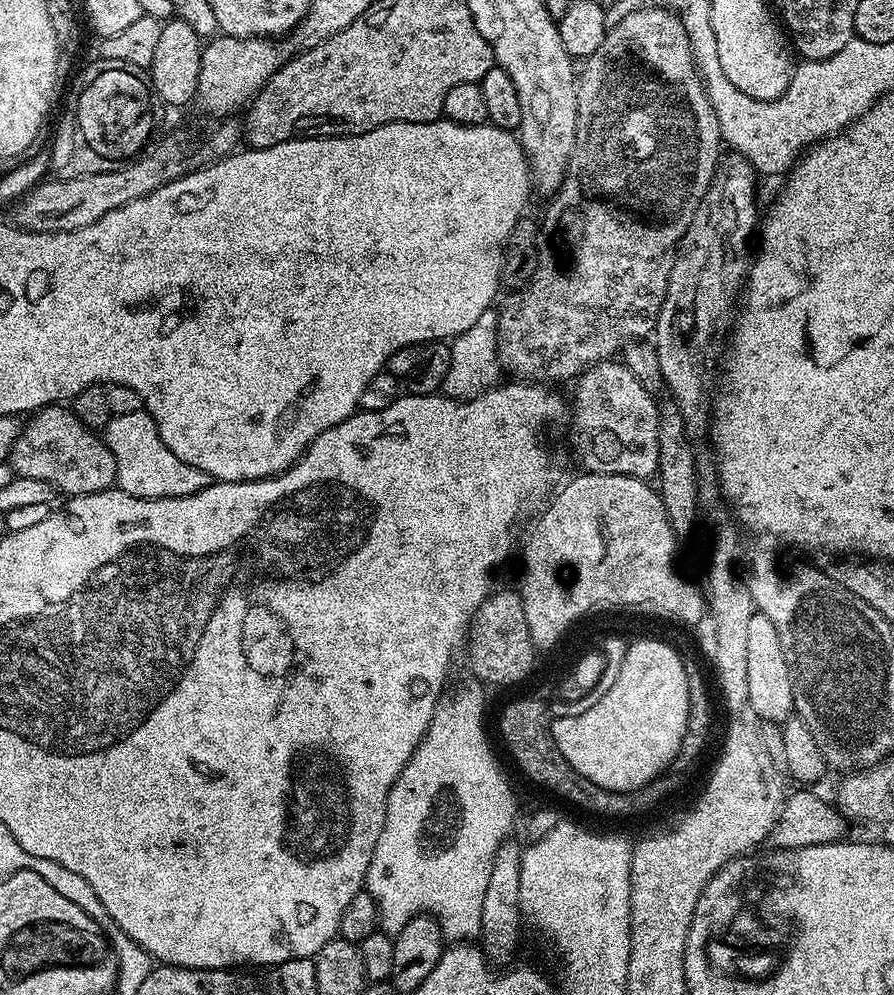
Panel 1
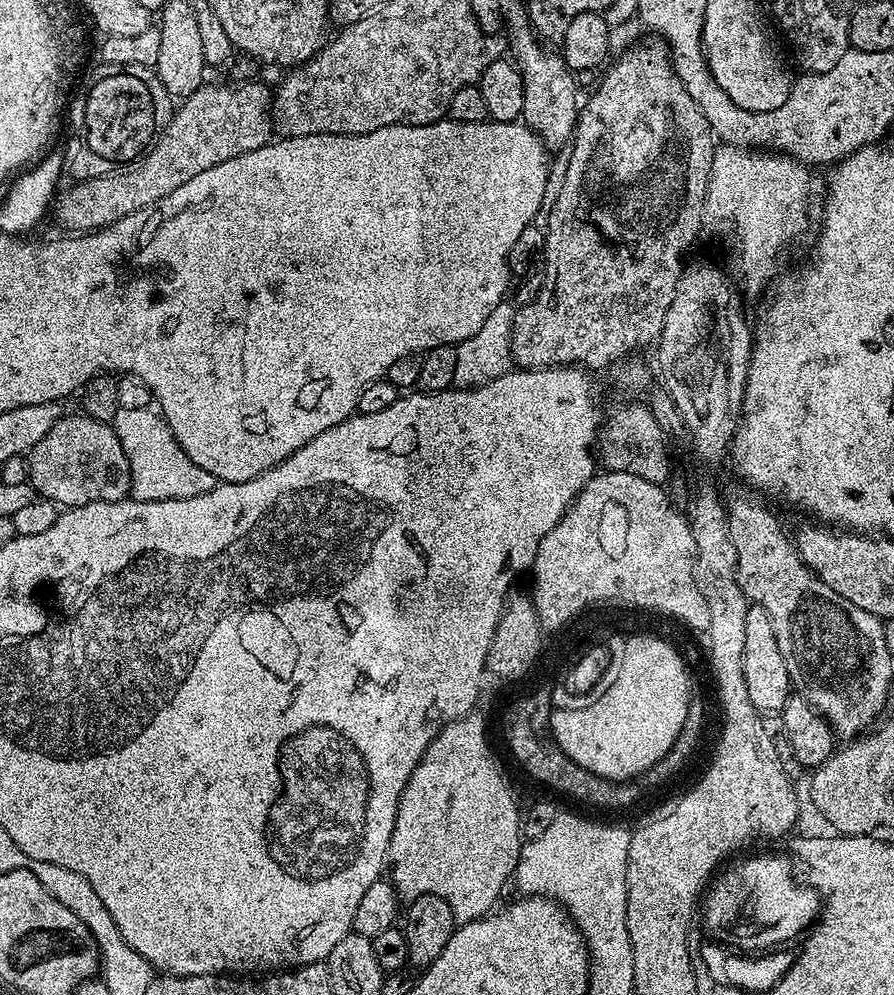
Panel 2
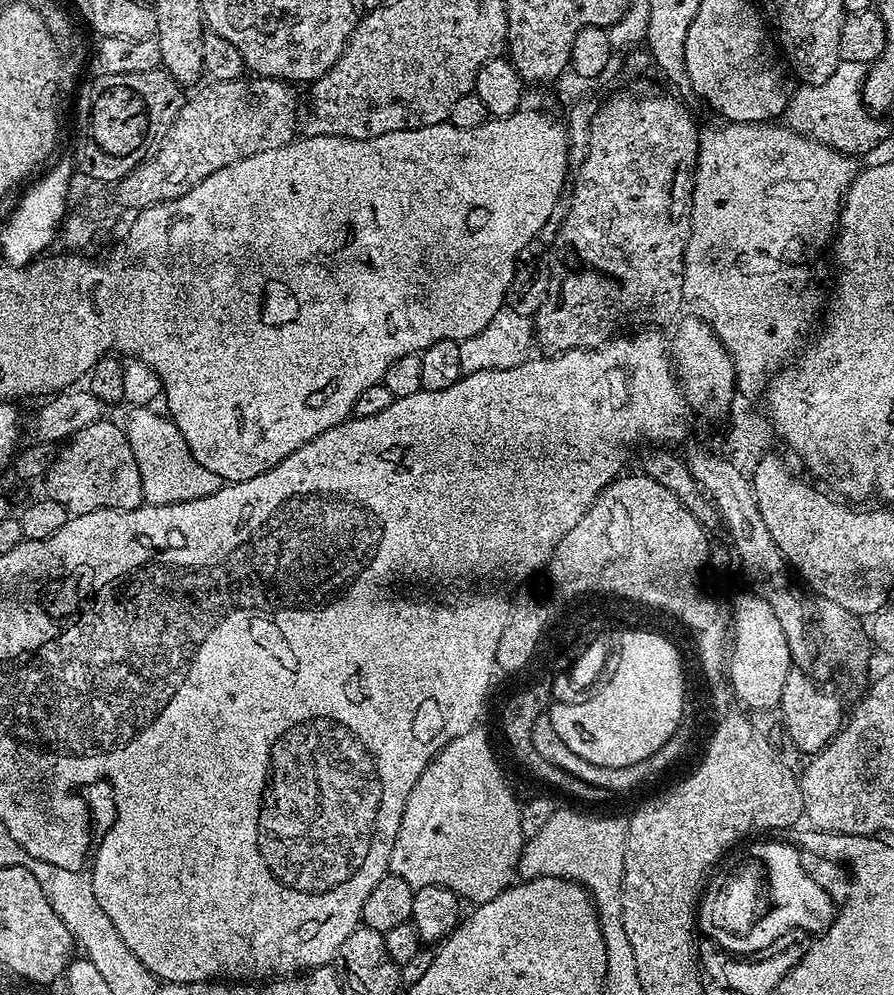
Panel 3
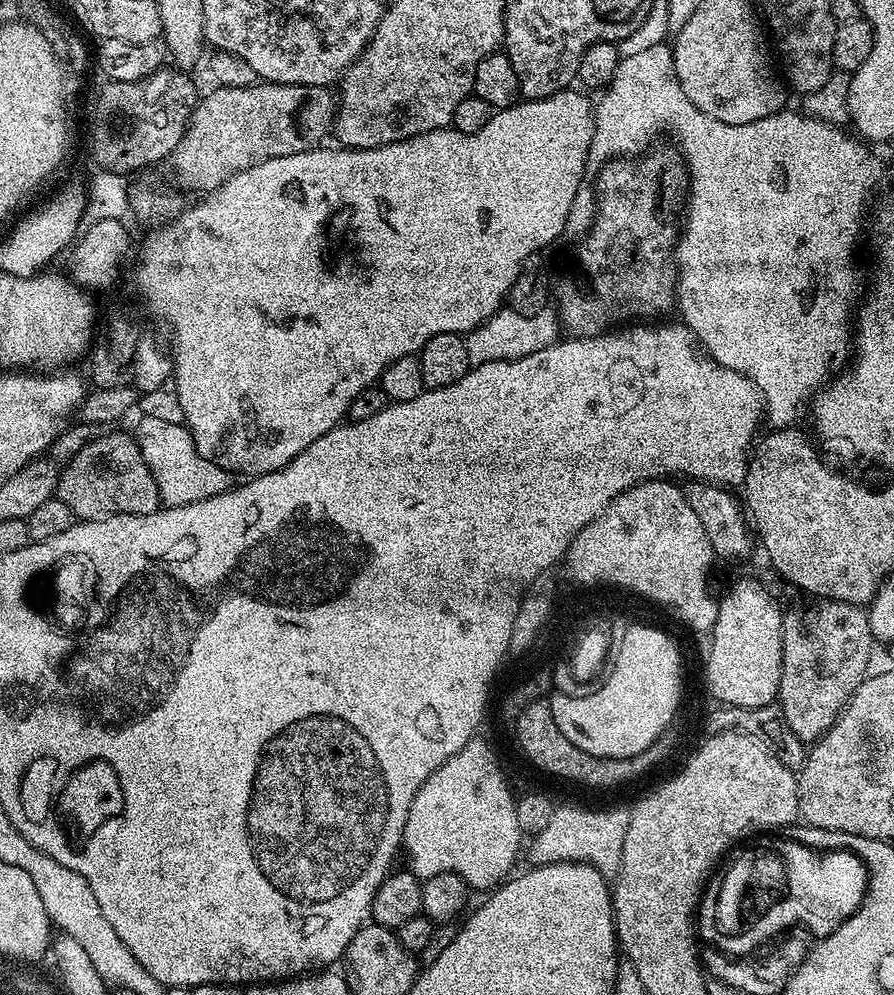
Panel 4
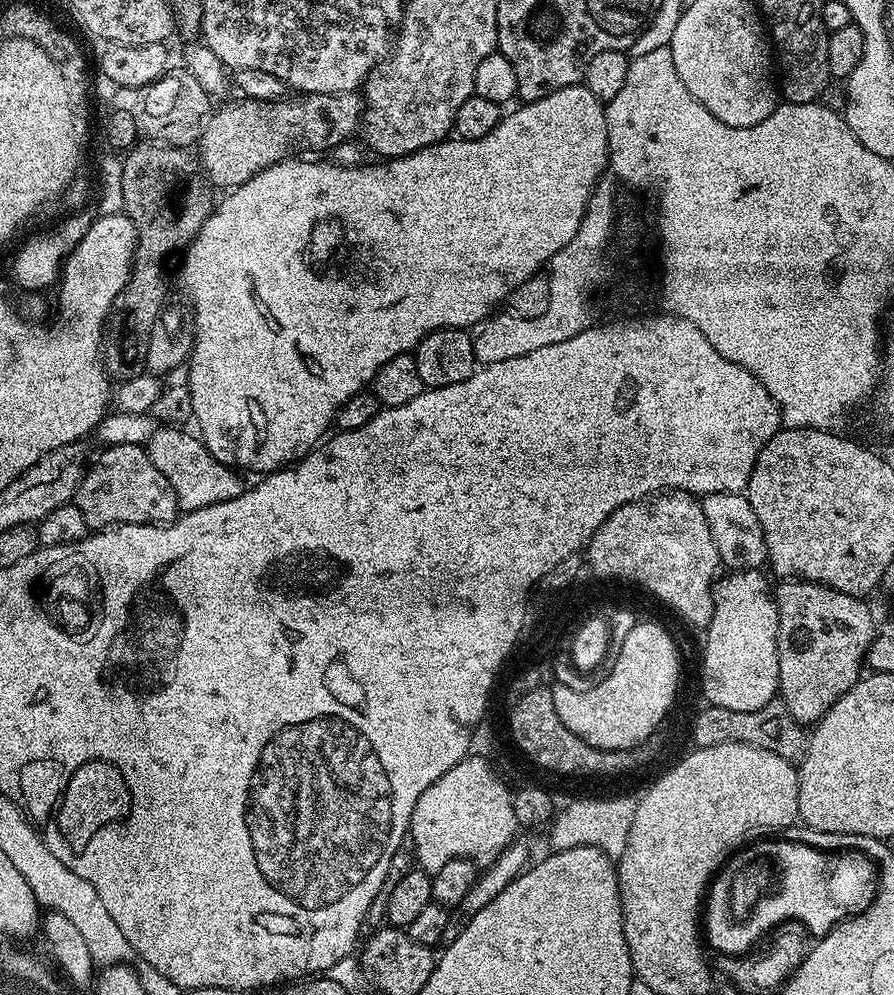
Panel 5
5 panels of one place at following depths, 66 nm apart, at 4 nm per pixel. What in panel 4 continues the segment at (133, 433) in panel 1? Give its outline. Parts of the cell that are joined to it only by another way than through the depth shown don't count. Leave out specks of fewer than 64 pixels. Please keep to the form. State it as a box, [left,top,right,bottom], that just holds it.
[134,416,233,507]

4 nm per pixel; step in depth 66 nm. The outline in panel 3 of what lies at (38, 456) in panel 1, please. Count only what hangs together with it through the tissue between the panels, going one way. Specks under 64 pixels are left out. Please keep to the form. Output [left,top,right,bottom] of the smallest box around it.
[42,418,144,516]

